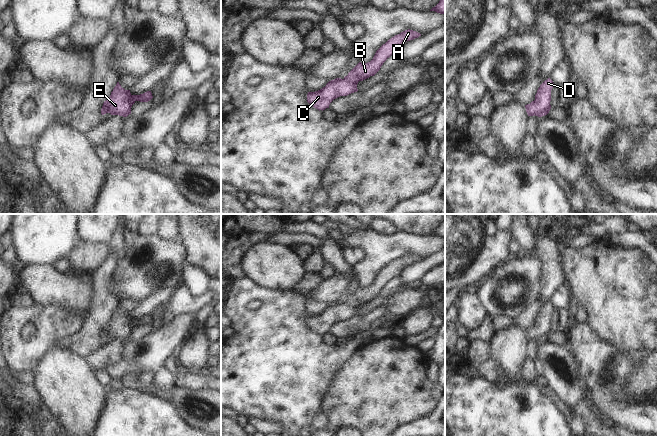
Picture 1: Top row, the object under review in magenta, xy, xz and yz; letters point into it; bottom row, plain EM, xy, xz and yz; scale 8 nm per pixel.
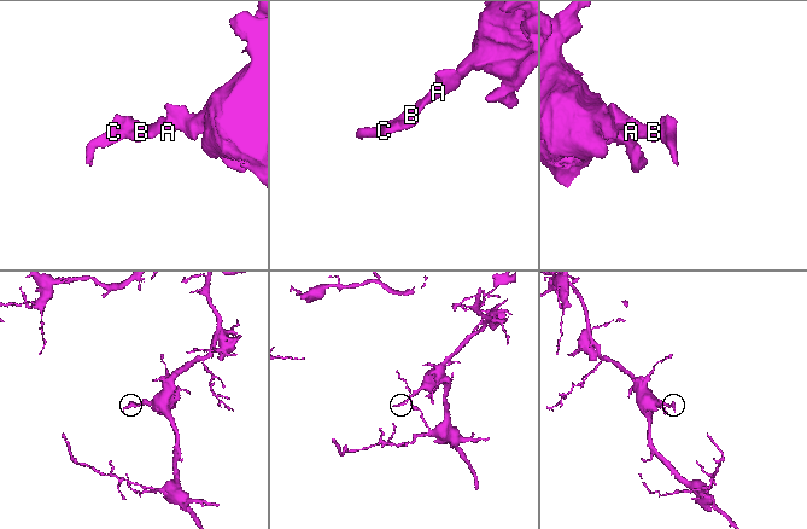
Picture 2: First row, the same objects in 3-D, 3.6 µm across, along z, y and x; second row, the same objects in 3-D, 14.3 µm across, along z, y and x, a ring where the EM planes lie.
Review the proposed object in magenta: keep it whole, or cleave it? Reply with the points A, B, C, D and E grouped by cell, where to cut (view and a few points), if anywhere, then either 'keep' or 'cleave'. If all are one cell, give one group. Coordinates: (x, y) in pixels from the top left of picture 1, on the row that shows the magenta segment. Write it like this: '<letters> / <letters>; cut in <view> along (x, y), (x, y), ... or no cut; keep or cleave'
A B C D E; no cut; keep

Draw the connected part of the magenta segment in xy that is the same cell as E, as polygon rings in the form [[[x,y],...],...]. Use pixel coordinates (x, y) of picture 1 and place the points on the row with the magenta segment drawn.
[[[117,82],[110,97],[104,101],[101,114],[110,113],[111,115],[119,115],[127,117],[131,114],[131,107],[136,101],[148,102],[153,98],[151,91],[147,91],[140,95],[132,95],[130,90],[125,90]]]

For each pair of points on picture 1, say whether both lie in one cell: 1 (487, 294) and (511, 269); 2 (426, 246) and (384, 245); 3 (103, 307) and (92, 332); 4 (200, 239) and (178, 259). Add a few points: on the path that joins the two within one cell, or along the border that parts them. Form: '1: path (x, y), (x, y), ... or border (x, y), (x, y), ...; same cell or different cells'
1: path (494, 287), (497, 284), (497, 279), (504, 275); same cell
2: path (416, 245), (394, 245); same cell
3: path (99, 313), (92, 326); same cell
4: border (178, 240), (184, 249), (186, 263); different cells

